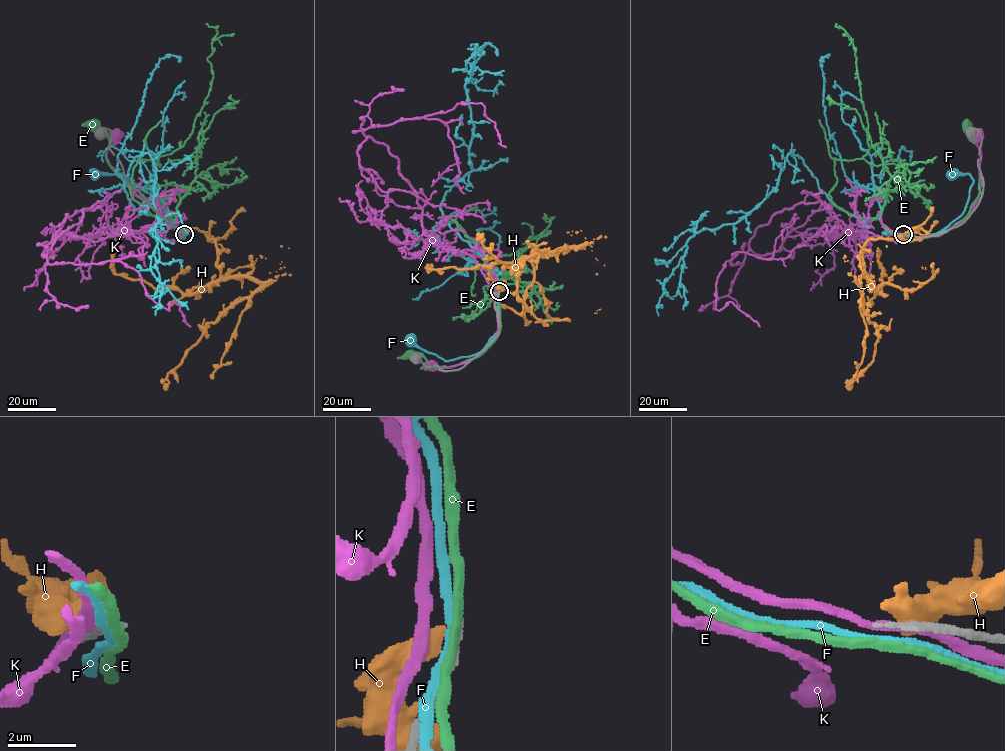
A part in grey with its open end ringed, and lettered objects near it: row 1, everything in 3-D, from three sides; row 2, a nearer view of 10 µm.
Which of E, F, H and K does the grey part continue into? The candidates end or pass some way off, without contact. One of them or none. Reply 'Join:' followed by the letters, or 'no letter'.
Join: no letter

